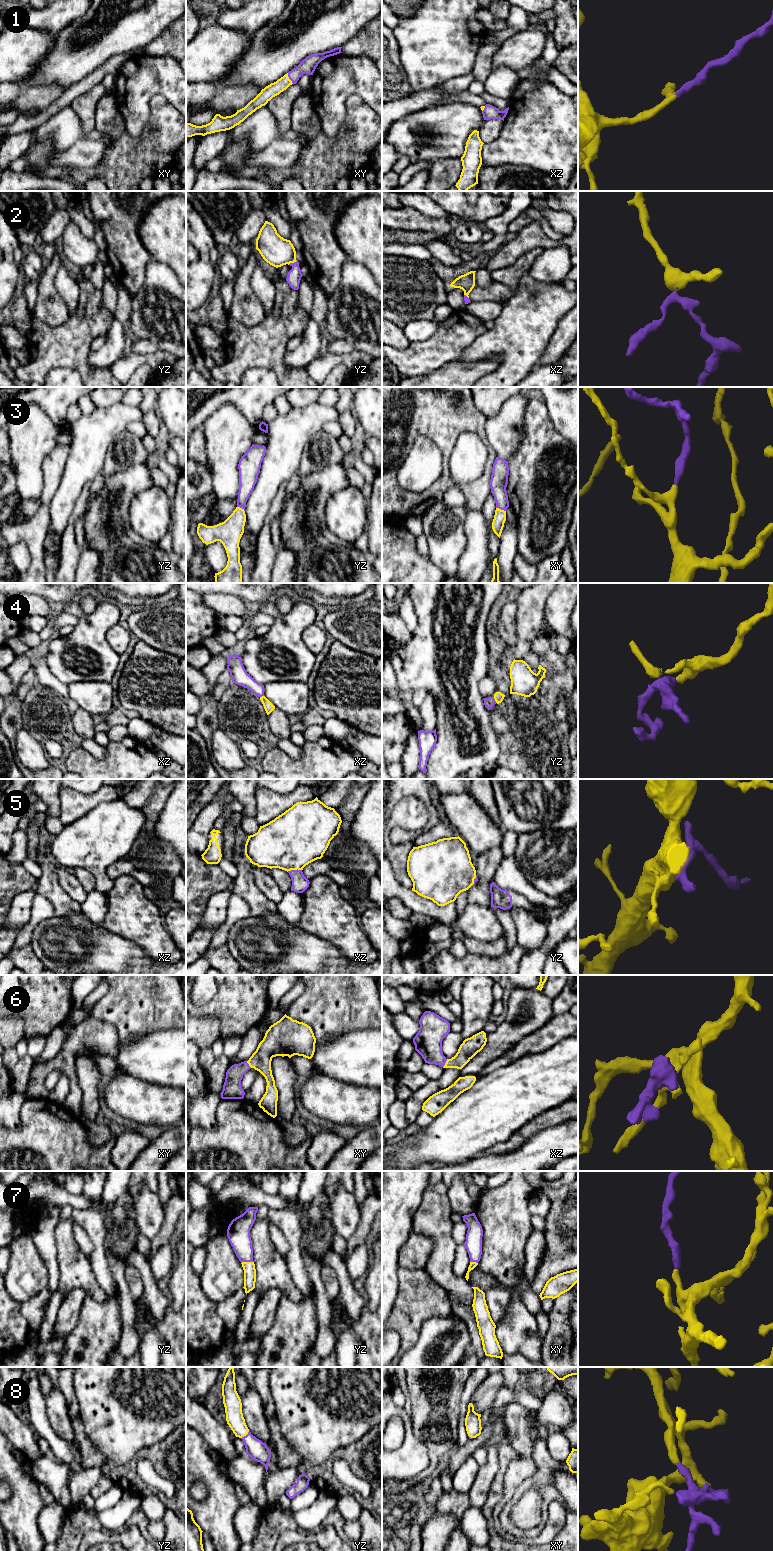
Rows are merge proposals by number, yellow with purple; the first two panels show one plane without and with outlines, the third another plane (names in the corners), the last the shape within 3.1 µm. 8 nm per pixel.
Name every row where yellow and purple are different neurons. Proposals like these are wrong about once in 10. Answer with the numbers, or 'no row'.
no row

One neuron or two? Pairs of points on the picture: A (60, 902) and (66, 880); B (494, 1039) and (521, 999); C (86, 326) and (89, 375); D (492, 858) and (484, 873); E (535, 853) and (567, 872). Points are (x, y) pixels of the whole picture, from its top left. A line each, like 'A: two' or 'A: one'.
A: two
B: one
C: one
D: one
E: one

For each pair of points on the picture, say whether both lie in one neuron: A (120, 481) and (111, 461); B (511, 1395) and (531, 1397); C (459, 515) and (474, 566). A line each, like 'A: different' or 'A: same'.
A: different
B: same
C: different

